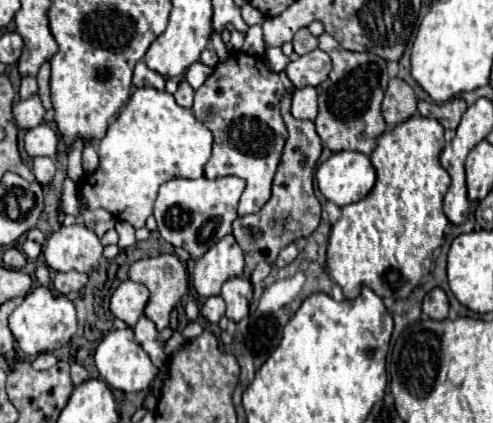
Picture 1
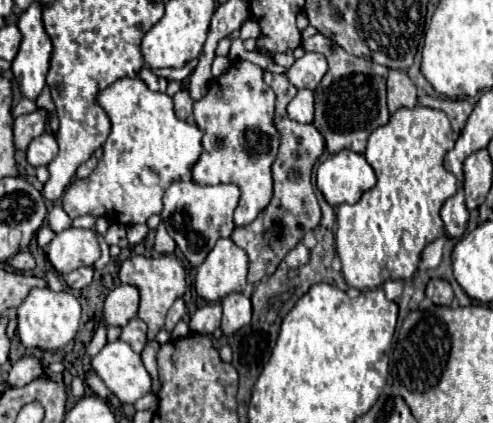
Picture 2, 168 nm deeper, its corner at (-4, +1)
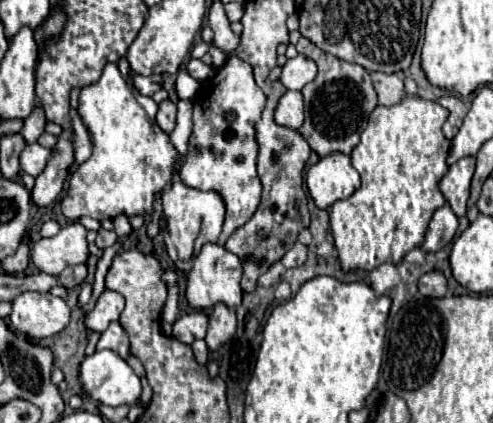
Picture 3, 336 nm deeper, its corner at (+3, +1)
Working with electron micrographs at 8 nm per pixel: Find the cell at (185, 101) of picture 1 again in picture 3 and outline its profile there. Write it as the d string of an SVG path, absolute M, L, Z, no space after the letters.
M163 100L163 102L159 104L157 124L159 124L167 134L171 134L173 128L175 128L175 114L177 114L177 106L175 106L175 102L171 102L171 100Z

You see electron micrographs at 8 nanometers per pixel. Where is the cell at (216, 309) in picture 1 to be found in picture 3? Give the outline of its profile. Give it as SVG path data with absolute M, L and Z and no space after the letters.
M195 310L191 314L181 316L175 324L173 324L173 336L185 344L191 344L197 338L203 338L207 332L207 314L201 310Z

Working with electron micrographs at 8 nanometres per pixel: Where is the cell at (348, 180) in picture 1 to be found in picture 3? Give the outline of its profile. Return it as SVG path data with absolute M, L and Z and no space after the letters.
M333 152L307 170L309 194L317 208L323 210L341 198L349 198L359 186L359 174L351 166L351 158L343 152Z

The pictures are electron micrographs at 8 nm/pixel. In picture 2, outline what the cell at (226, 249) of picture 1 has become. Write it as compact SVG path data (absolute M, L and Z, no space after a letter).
M220 238L196 272L196 294L208 302L220 302L232 292L244 292L248 256L230 238Z

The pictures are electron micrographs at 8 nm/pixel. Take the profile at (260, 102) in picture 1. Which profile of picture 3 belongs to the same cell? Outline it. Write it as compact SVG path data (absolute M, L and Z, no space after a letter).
M229 56L223 68L217 70L209 88L201 90L193 100L193 132L189 138L189 152L185 166L179 170L179 178L197 190L215 190L223 196L227 206L225 226L217 244L225 240L243 226L259 206L261 200L261 180L257 176L257 138L255 124L261 120L265 108L265 94L253 78L253 70L247 62Z

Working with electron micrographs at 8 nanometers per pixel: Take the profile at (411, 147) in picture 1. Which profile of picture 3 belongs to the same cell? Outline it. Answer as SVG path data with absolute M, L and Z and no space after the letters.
M405 96L395 106L377 106L371 112L369 124L361 134L361 142L351 152L351 164L361 176L361 188L355 190L355 194L347 200L337 200L329 214L331 234L335 238L343 272L371 272L385 262L399 264L409 250L423 244L433 212L445 204L439 182L447 172L447 154L441 148L445 142L441 126L447 116L449 112L435 100L425 100L419 96Z

